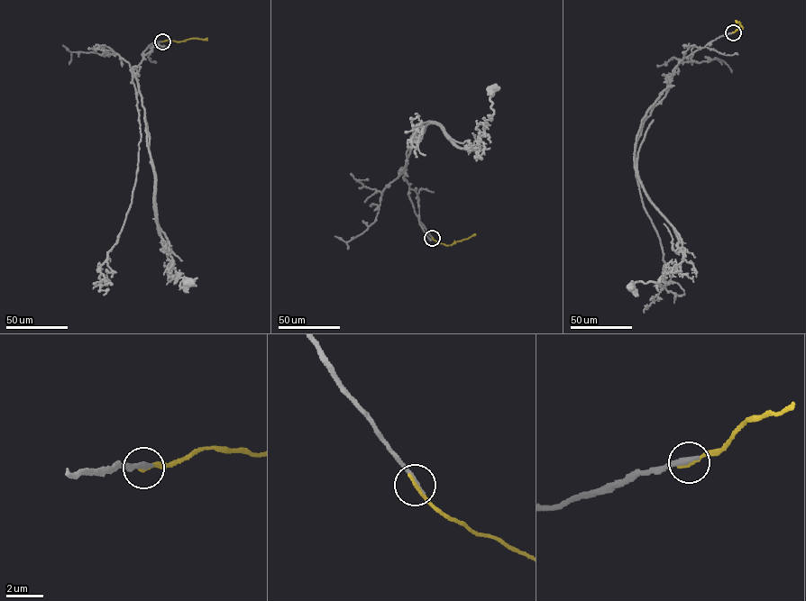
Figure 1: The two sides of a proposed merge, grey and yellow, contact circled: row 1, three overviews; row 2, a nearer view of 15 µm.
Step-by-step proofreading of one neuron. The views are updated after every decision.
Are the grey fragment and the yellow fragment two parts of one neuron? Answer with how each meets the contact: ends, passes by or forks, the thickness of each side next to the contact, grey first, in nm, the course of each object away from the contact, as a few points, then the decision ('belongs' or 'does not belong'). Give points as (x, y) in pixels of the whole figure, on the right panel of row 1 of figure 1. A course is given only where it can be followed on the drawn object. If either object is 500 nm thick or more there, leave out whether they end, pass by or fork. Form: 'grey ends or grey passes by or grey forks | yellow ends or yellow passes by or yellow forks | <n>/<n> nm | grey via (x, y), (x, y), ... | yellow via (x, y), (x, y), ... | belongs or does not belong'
grey ends | yellow ends | 280/240 nm | grey via (732, 32), (684, 57), (641, 121), (635, 168), (646, 196), (679, 234), (683, 259), (656, 283), (629, 286) | yellow via (732, 32), (743, 28), (736, 21) | does not belong

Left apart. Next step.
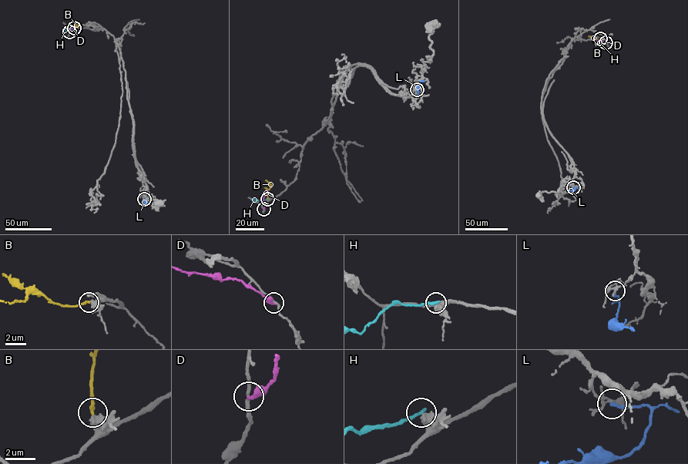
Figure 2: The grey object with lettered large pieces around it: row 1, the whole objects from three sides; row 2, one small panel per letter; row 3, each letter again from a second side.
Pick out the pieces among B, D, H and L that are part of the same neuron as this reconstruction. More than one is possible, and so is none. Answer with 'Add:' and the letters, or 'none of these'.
Add: B

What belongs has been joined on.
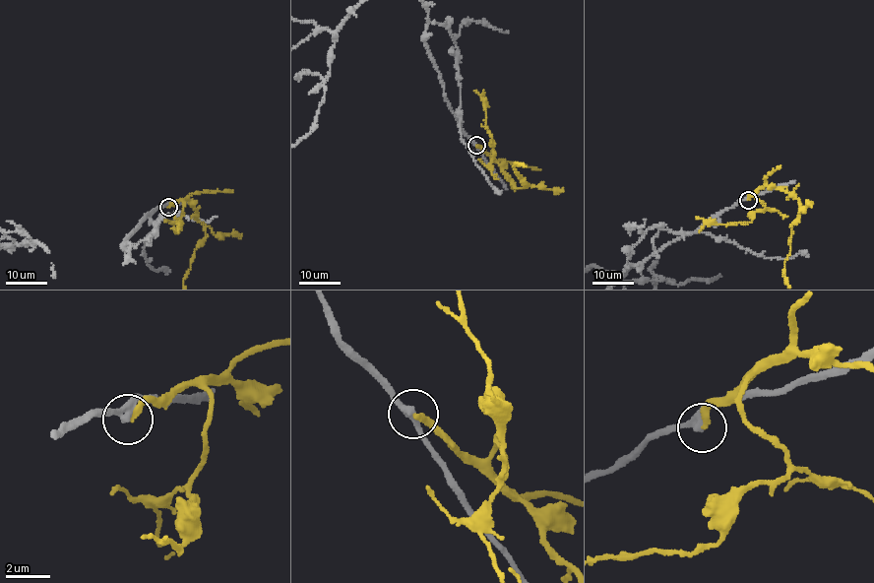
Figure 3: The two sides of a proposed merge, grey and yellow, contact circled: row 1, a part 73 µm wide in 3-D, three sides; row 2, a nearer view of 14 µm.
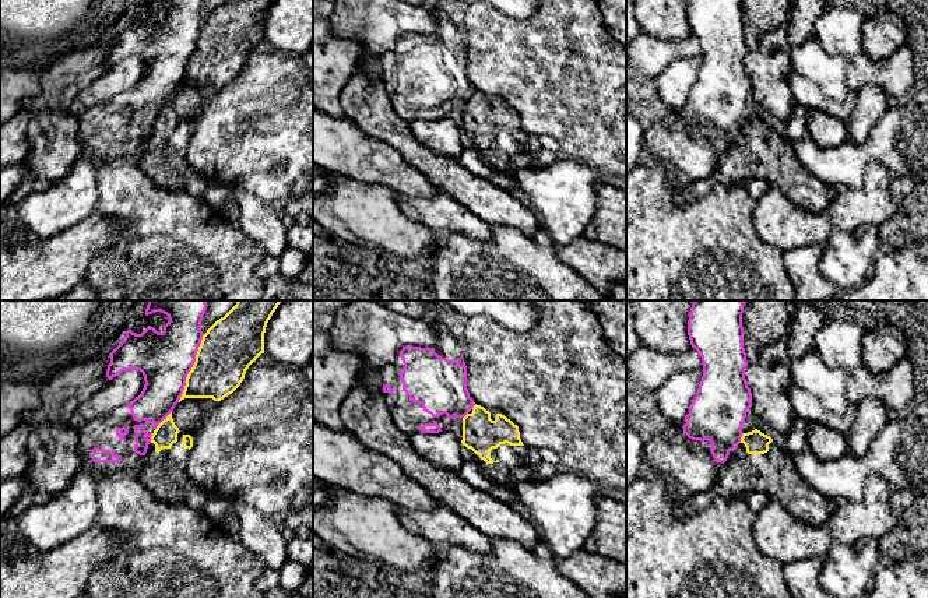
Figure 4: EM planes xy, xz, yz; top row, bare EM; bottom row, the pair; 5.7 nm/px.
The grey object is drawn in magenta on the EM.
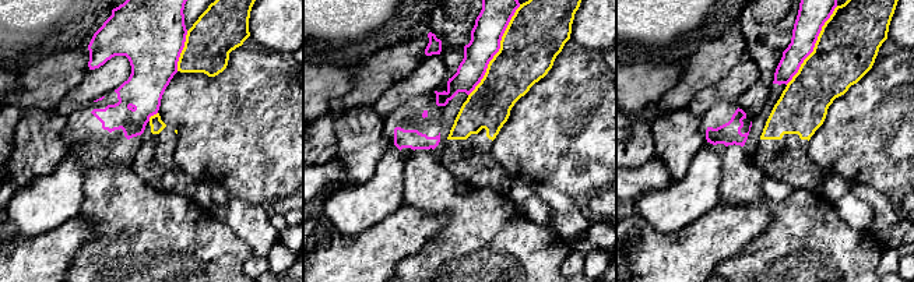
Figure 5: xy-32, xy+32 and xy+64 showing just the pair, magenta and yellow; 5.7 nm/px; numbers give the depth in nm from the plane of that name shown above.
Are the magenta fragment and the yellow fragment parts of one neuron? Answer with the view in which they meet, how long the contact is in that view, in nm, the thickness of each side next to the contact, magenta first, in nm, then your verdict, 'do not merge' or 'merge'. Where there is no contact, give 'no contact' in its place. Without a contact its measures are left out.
xy | 420 nm | 300/320 nm | do not merge

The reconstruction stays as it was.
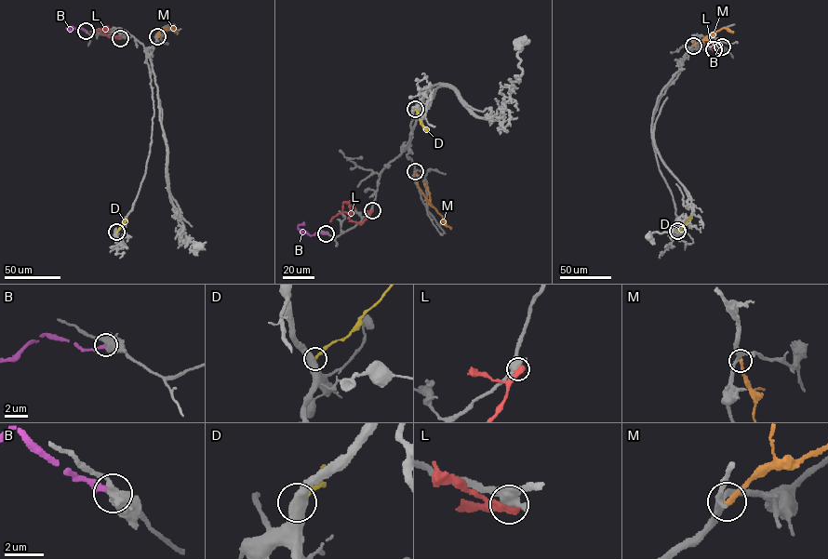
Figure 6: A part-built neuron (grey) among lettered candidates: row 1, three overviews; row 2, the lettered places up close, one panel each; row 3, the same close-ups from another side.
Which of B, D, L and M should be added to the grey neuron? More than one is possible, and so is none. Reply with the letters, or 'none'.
none

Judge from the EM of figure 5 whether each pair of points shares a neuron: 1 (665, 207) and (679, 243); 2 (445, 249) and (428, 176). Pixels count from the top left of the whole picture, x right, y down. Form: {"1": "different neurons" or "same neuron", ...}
{"1": "different neurons", "2": "same neuron"}

